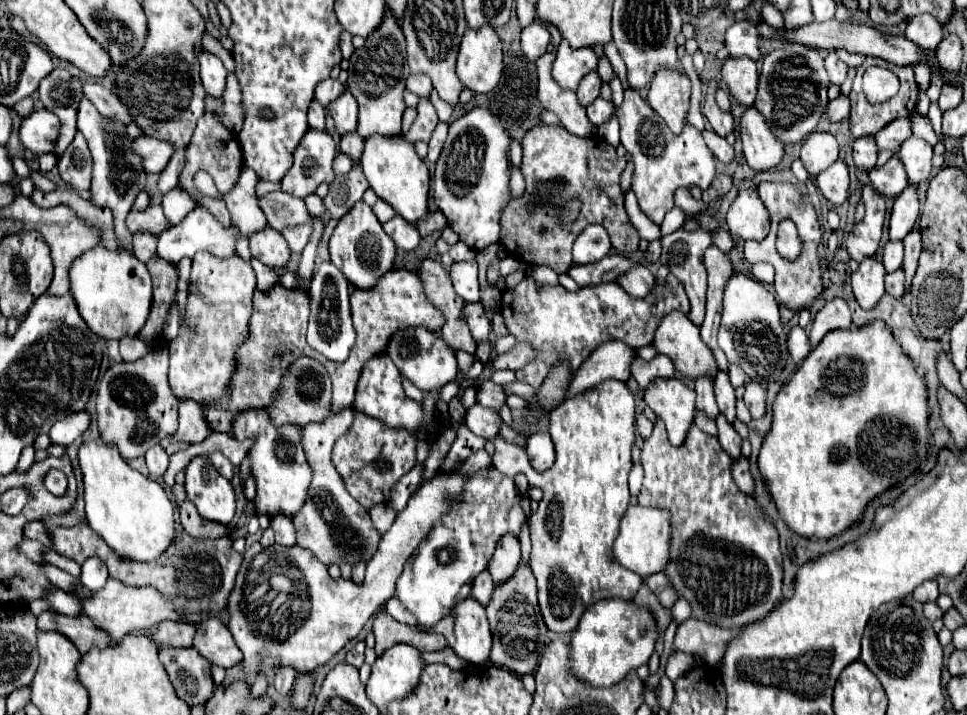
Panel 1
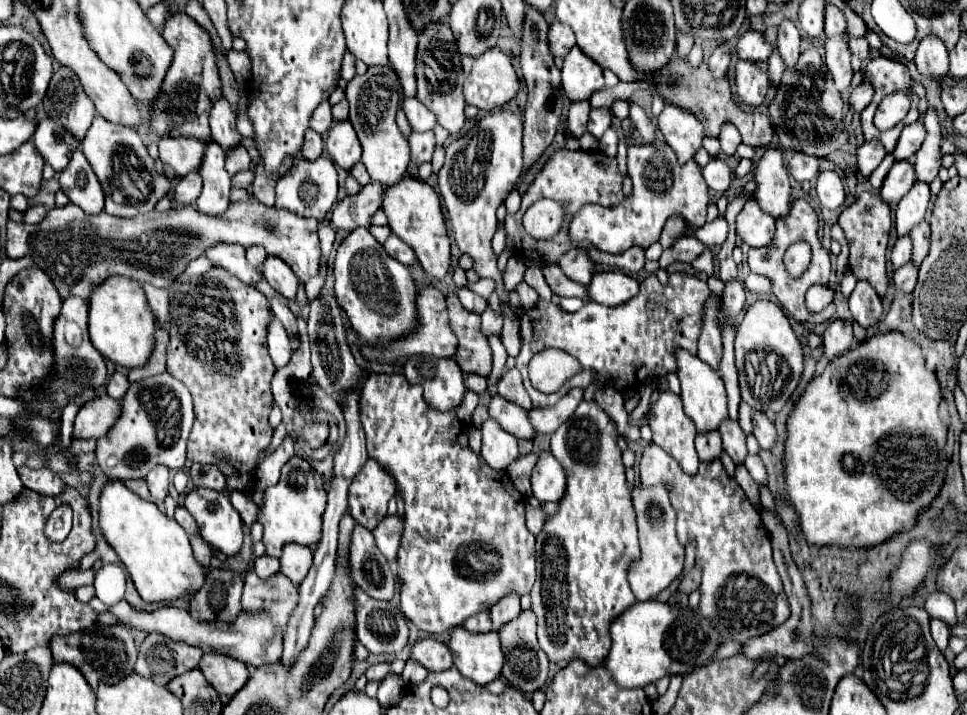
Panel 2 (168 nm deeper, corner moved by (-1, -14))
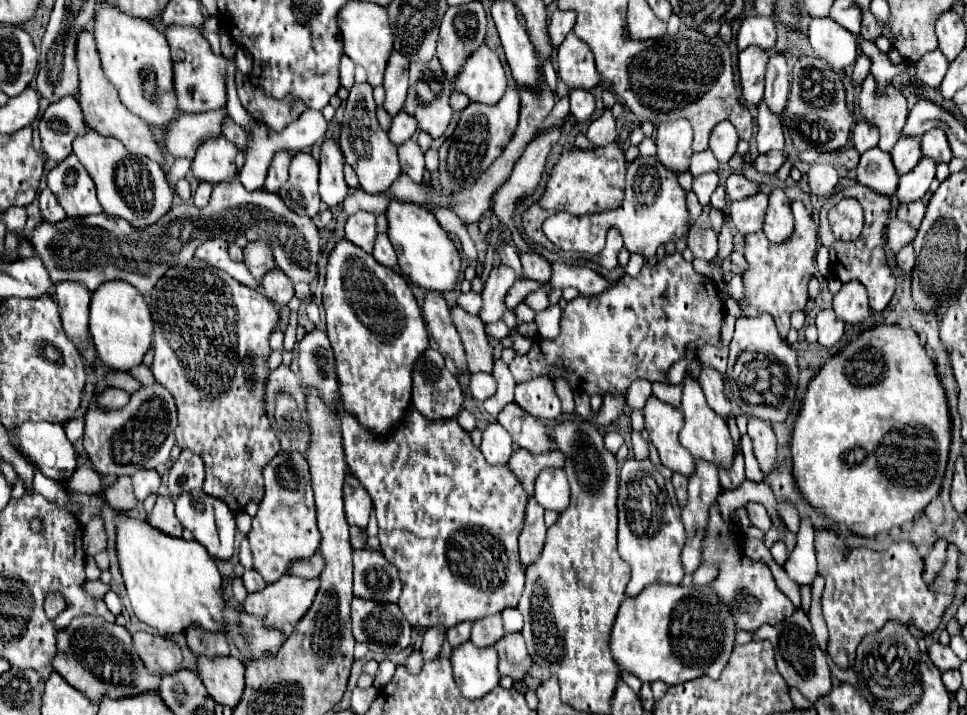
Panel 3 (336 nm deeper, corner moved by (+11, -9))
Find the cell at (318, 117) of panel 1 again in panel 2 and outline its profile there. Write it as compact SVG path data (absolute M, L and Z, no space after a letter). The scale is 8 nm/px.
M308 129L308 135L304 135L304 151L302 157L306 159L318 159L324 151L324 139L314 129Z

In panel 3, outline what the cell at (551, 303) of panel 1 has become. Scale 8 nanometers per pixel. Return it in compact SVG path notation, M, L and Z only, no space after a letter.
M674 252L674 254L666 254L662 260L658 260L658 262L652 264L652 266L650 266L648 262L644 262L638 278L622 276L616 284L612 284L606 292L602 292L602 294L598 294L598 296L588 296L588 298L586 298L586 296L580 296L580 298L568 302L568 306L562 310L562 330L560 330L560 336L558 336L556 340L540 340L540 344L534 342L534 346L532 346L532 350L530 350L528 354L516 356L516 358L510 362L510 372L512 372L512 376L514 376L516 382L526 382L528 378L536 378L536 376L550 376L550 378L564 376L564 378L568 378L568 374L576 374L578 382L582 380L582 386L584 386L584 390L586 390L588 394L626 396L628 386L630 386L634 380L638 380L638 378L650 380L650 382L664 382L664 384L666 384L666 382L668 382L668 374L666 374L666 372L672 368L672 364L676 364L678 360L682 360L682 358L686 356L688 346L692 346L692 344L696 344L696 342L700 344L698 348L706 346L704 340L710 340L710 334L712 334L714 330L716 330L716 342L714 342L714 346L718 346L720 340L722 340L722 324L724 324L724 306L722 306L722 300L720 300L716 282L710 280L708 276L698 274L698 272L692 268L692 264L682 258L680 252Z

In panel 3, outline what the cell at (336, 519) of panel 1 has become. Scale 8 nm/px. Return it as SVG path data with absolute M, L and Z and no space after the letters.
M354 550L354 596L398 602L402 580L398 568L376 550Z

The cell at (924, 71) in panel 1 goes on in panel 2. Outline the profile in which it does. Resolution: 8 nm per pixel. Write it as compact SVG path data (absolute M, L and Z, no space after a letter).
M928 107L926 117L924 117L924 125L927 130L927 136L924 145L918 149L918 153L914 155L914 171L916 171L916 179L924 181L924 183L932 183L934 177L938 175L940 165L940 135L941 129L938 119L938 111L936 107Z

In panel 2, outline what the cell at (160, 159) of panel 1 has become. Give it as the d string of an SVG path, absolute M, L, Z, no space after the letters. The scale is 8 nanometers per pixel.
M160 139L158 143L160 149L160 161L174 169L178 177L188 175L194 169L200 169L202 155L204 155L204 143L194 141L194 139Z

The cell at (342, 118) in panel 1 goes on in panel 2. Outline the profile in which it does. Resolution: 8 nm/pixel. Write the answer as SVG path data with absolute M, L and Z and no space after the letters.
M348 119L338 121L330 129L328 139L326 139L326 149L330 153L330 159L346 171L350 171L360 161L360 155L362 155L360 141L358 141L356 131Z

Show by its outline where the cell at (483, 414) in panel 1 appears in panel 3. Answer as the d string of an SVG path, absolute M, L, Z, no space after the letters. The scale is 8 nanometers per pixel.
M488 424L482 436L482 446L480 446L484 458L492 466L504 466L510 462L514 448L512 448L512 438L510 434L498 424Z

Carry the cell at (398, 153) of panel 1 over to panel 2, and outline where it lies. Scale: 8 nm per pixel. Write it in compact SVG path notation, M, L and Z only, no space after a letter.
M404 175L396 185L388 185L382 195L382 211L388 217L392 233L396 233L404 243L408 243L424 271L436 279L442 279L450 269L450 239L446 233L446 223L440 211L440 201L436 191L422 179Z

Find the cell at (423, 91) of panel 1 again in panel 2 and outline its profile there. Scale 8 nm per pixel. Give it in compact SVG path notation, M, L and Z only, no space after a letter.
M406 97L404 99L404 113L412 125L412 131L430 131L438 125L436 115L428 111L424 103L420 103L416 97Z

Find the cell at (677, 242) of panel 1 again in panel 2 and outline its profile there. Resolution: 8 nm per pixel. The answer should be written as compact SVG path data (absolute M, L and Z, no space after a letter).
M714 293L706 299L704 311L702 311L702 329L700 329L700 339L698 339L698 357L704 359L714 369L718 369L718 361L722 355L722 337L716 325L718 303L720 301Z

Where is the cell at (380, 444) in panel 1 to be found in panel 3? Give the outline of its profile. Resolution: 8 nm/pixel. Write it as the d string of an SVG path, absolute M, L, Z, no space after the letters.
M348 474L344 480L344 512L348 524L364 530L370 518L370 508L370 494L356 478L352 478L352 474Z

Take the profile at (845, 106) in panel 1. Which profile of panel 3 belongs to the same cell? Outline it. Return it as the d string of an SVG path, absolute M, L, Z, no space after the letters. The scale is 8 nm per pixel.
M860 54L860 56L856 58L856 64L854 64L852 80L854 80L854 82L862 82L868 72L870 72L870 60L868 60L864 54Z

